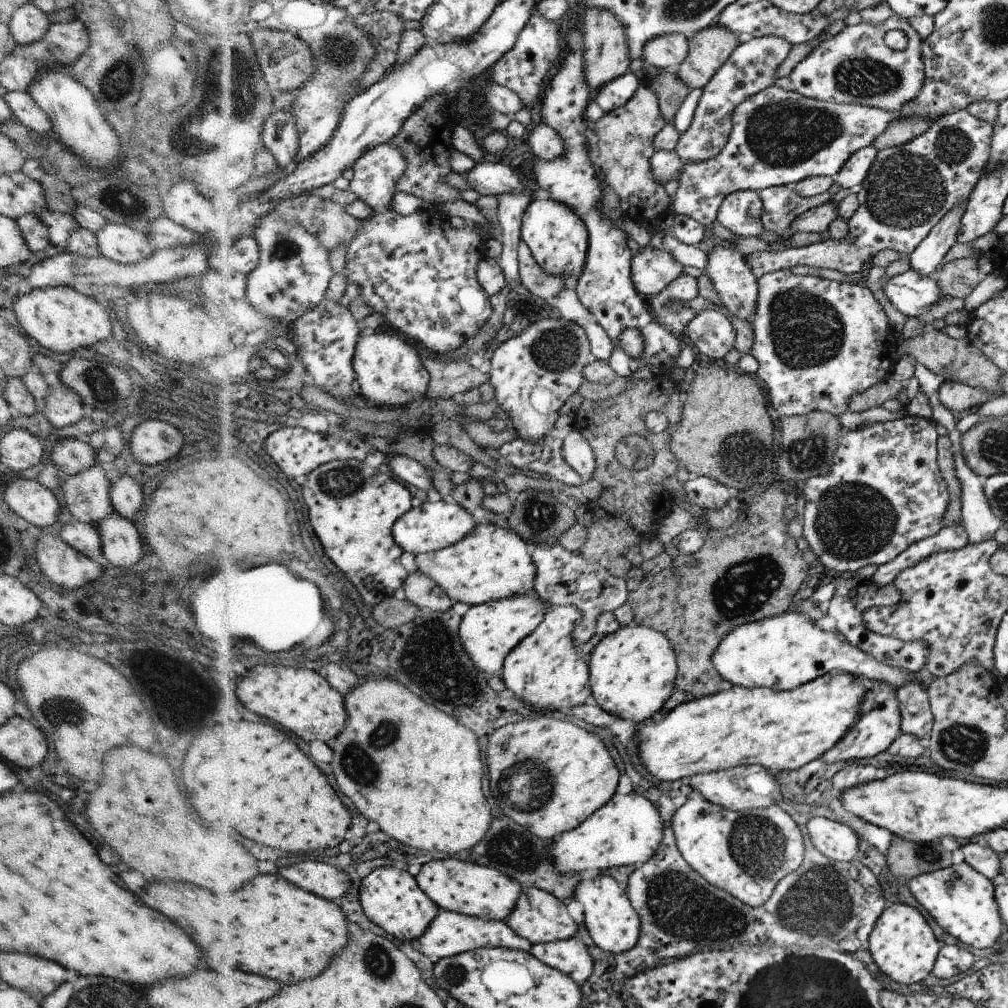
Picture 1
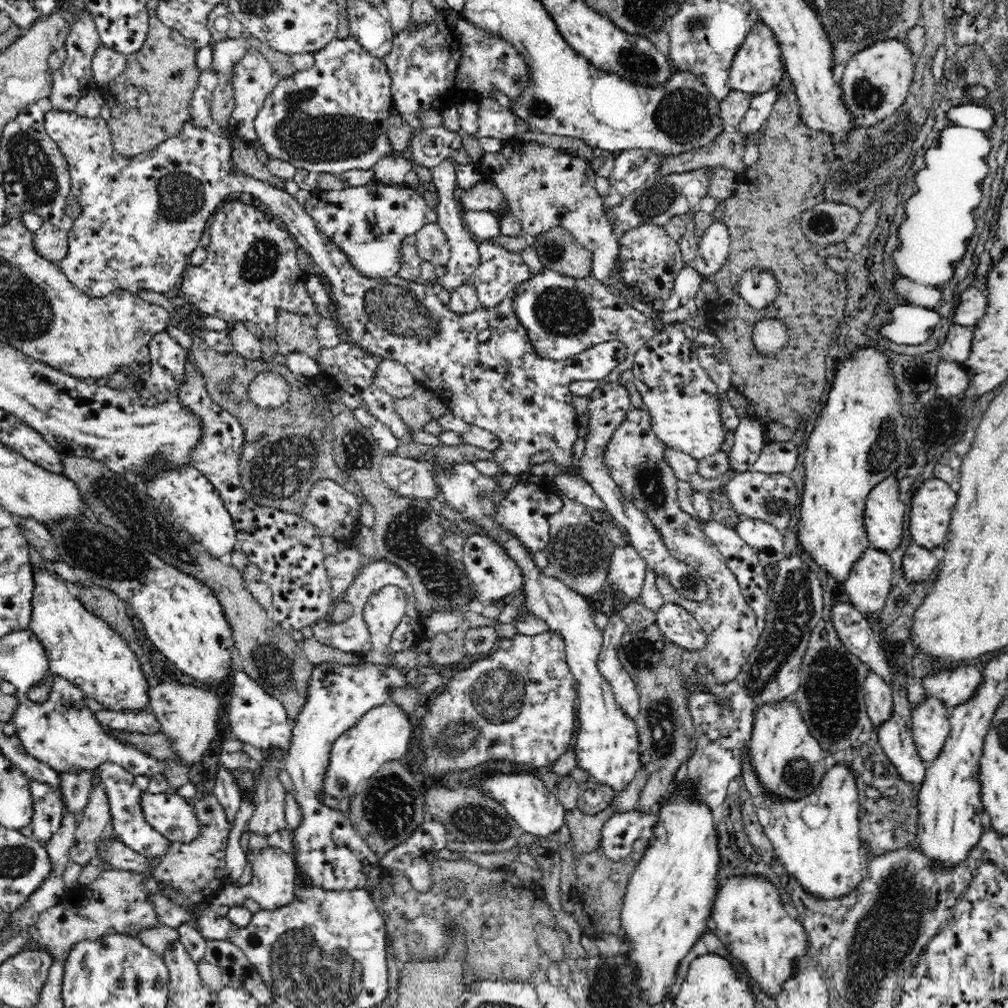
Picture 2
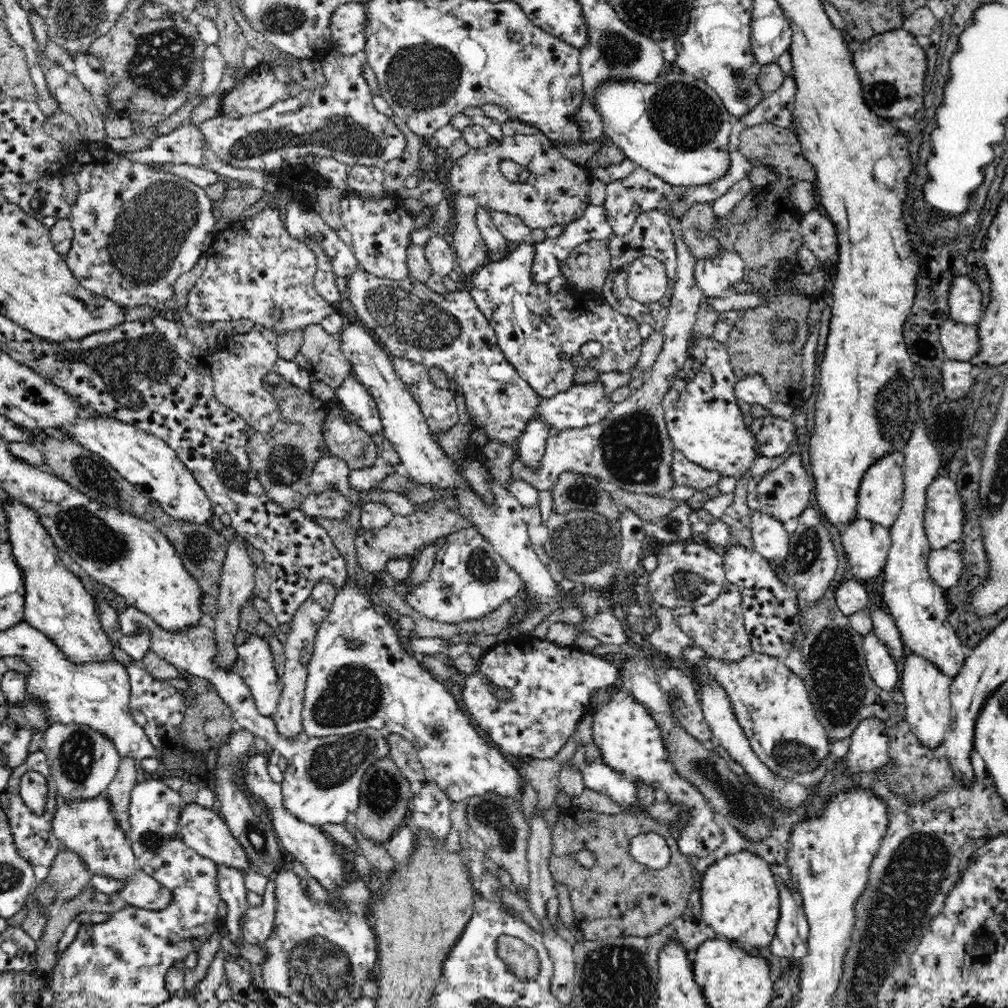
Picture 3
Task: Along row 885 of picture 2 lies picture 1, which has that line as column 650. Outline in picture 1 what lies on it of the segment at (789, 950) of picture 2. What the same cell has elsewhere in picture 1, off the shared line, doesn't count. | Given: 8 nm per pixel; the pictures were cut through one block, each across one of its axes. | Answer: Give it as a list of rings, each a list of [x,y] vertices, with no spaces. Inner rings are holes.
[[[826,673],[787,691],[733,685],[729,690],[693,698],[673,708],[660,722],[638,723],[637,756],[648,776],[670,782],[740,765],[765,766],[777,773],[796,770],[821,758],[858,720],[867,689],[865,682],[858,684],[853,676]]]

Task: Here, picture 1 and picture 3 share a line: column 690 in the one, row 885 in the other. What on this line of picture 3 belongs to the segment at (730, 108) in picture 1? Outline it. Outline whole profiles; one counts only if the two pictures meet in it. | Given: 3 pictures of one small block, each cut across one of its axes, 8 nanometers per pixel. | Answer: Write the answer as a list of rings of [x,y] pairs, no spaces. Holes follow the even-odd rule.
[[[106,796],[76,799],[71,803],[57,802],[51,823],[53,835],[62,842],[65,850],[70,849],[74,850],[74,853],[81,854],[82,861],[86,862],[86,868],[92,875],[110,876],[125,882],[117,895],[130,907],[158,911],[171,903],[172,891],[136,866],[136,856],[133,854],[131,842],[127,833],[124,833],[122,827],[118,825],[112,803]]]

